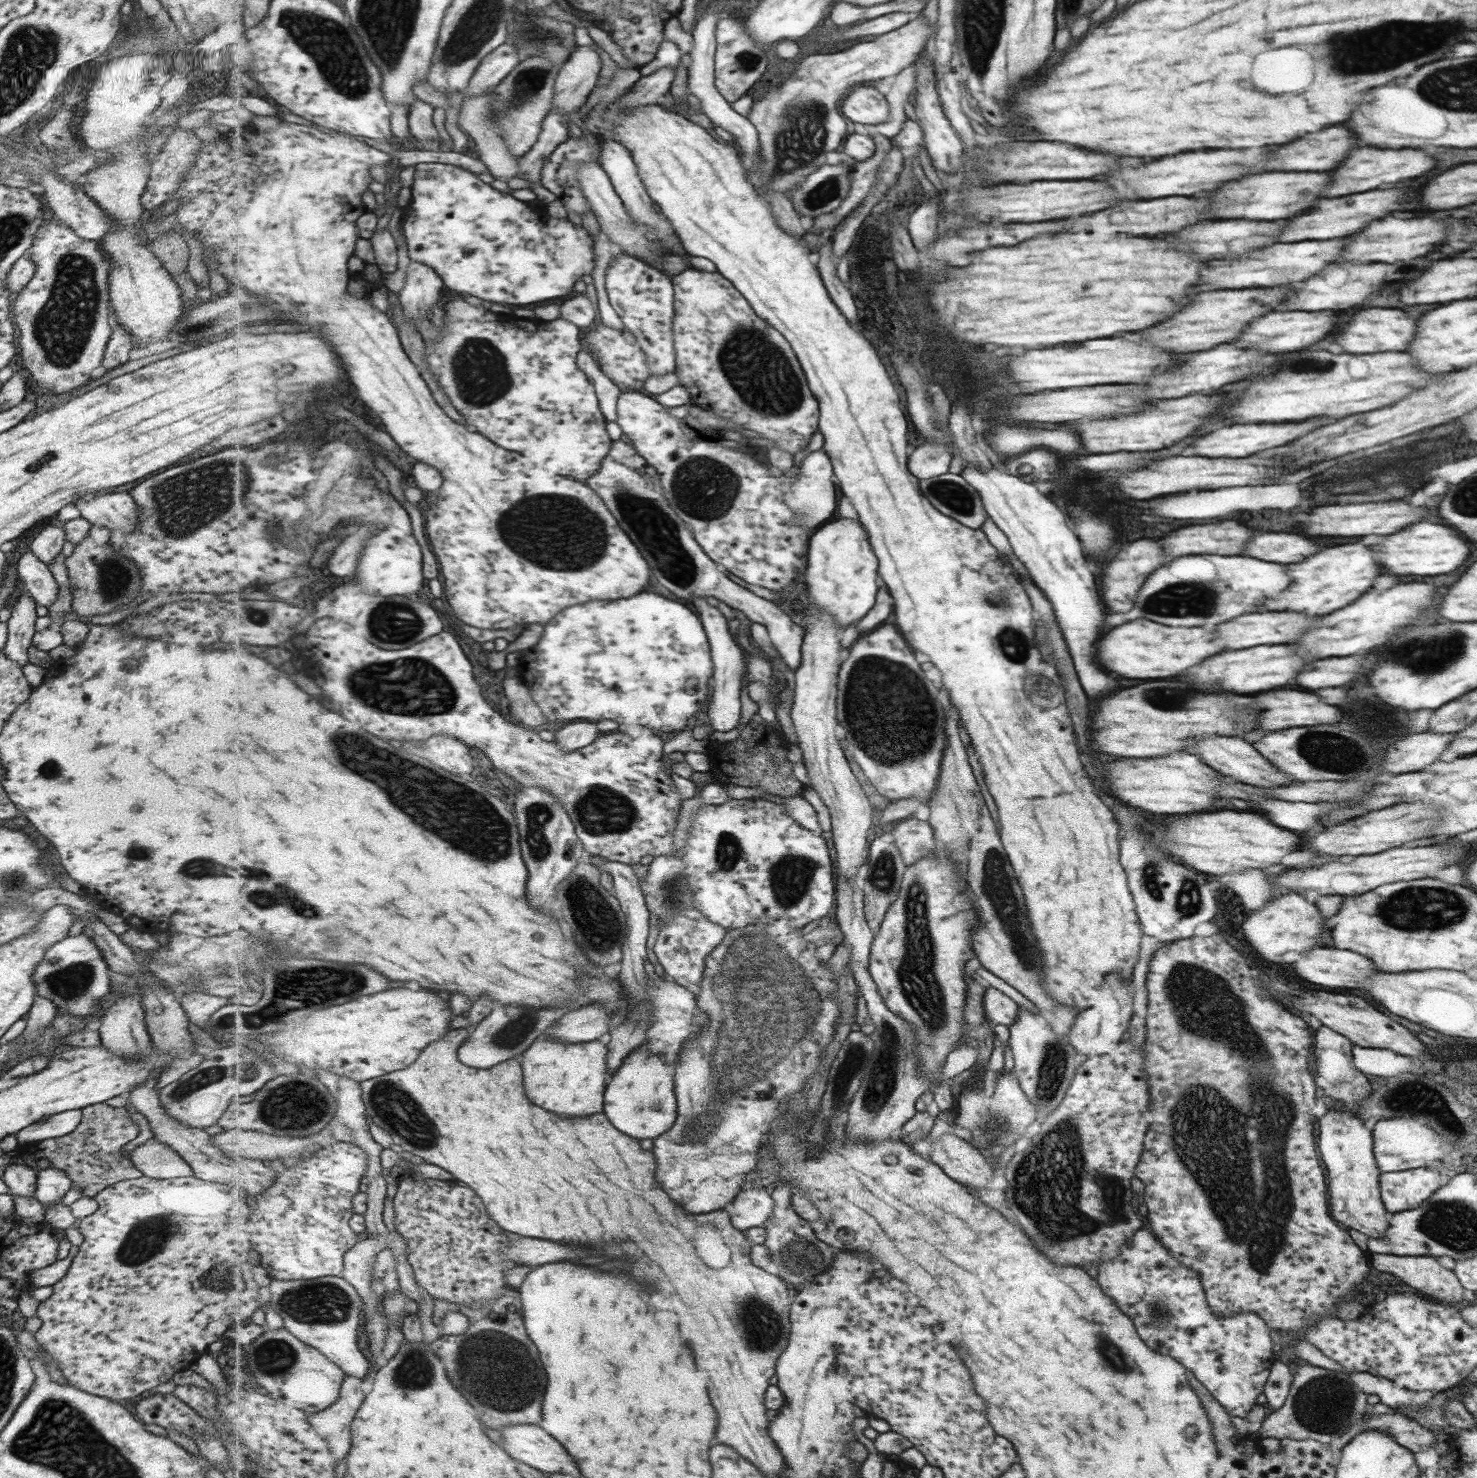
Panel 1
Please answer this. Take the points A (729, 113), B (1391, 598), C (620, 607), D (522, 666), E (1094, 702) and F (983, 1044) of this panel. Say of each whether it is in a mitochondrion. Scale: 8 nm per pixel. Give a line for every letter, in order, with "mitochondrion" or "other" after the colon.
A: other
B: other
C: other
D: other
E: other
F: other

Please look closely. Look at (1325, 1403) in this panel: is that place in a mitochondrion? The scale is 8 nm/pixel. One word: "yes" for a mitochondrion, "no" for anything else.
yes

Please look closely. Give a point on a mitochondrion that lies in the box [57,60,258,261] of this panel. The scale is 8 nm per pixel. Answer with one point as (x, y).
(149, 76)

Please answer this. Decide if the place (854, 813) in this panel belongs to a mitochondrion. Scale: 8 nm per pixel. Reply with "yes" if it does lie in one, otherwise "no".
no

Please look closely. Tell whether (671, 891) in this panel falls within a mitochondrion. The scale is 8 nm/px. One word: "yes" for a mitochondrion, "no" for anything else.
yes

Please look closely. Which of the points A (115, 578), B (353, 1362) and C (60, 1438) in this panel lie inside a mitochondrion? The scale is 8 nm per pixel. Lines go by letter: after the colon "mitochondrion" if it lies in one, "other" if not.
A: mitochondrion
B: other
C: mitochondrion

